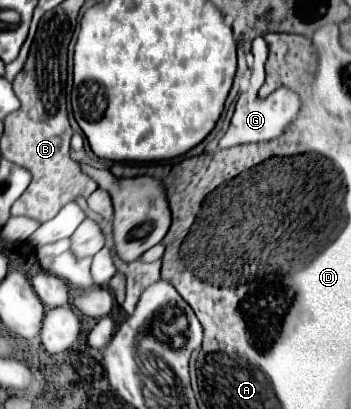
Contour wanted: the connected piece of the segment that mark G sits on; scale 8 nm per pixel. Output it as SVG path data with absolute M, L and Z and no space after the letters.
M255 37L253 39L253 45L251 45L251 53L253 53L254 63L251 67L251 85L247 91L243 91L235 103L235 113L231 117L231 125L227 129L227 133L223 135L223 139L219 141L219 147L227 149L227 147L233 147L233 145L241 145L241 143L257 143L257 141L269 141L269 139L275 139L283 133L283 129L289 125L289 121L293 121L291 113L281 113L279 107L273 107L273 95L269 95L267 99L259 99L257 91L263 83L263 77L265 77L265 61L267 61L267 45L261 37Z

